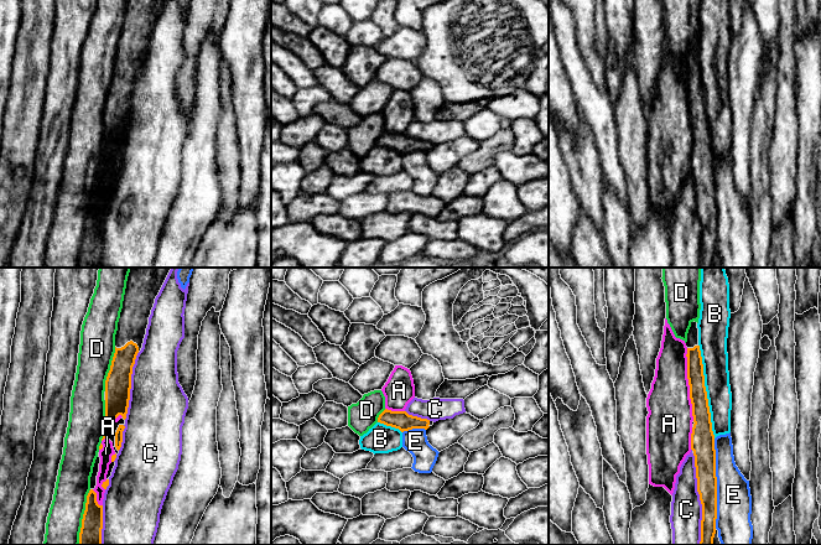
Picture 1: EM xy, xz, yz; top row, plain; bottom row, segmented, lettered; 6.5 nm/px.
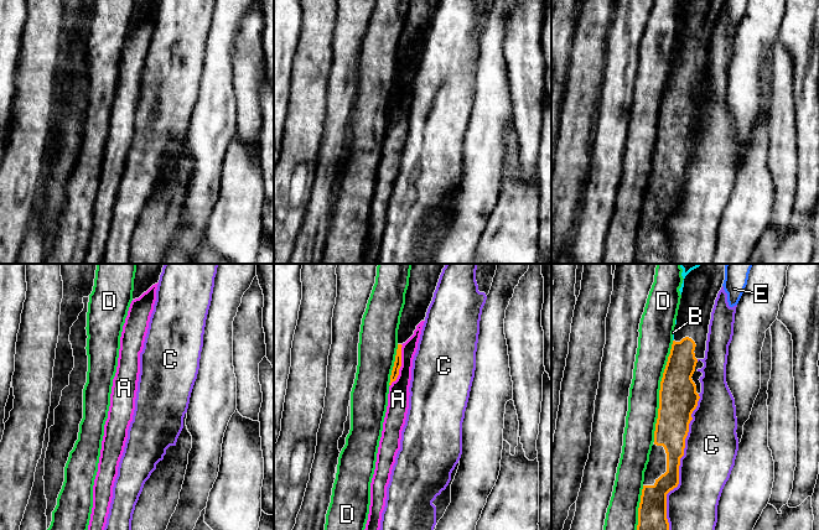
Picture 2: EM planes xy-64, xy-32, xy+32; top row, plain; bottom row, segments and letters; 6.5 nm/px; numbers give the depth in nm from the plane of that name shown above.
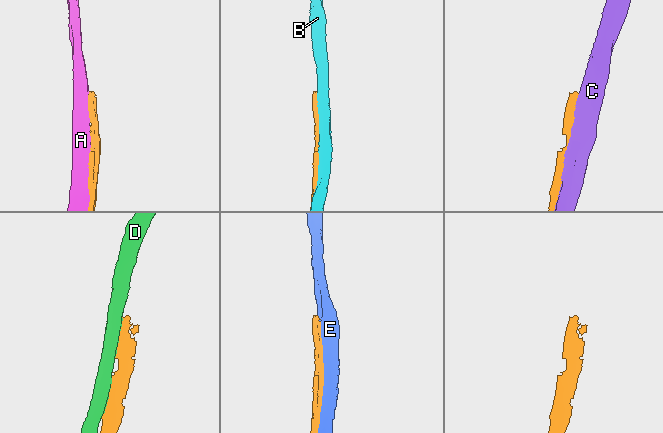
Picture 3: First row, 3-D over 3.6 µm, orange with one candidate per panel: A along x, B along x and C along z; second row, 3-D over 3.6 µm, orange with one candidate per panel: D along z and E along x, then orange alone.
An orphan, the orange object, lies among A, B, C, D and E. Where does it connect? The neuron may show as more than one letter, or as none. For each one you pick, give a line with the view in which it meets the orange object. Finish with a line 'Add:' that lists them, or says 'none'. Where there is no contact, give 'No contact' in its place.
Add: none

